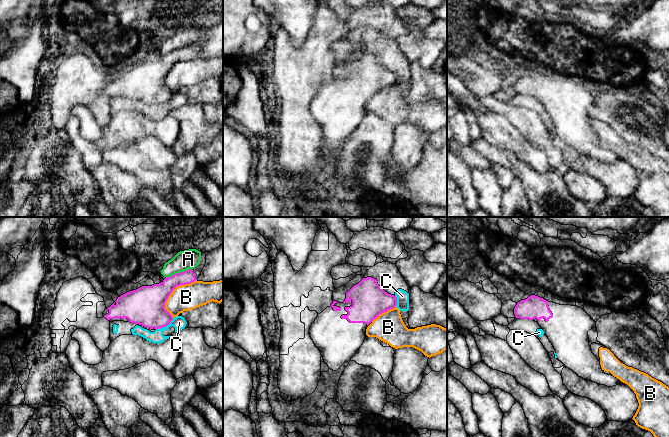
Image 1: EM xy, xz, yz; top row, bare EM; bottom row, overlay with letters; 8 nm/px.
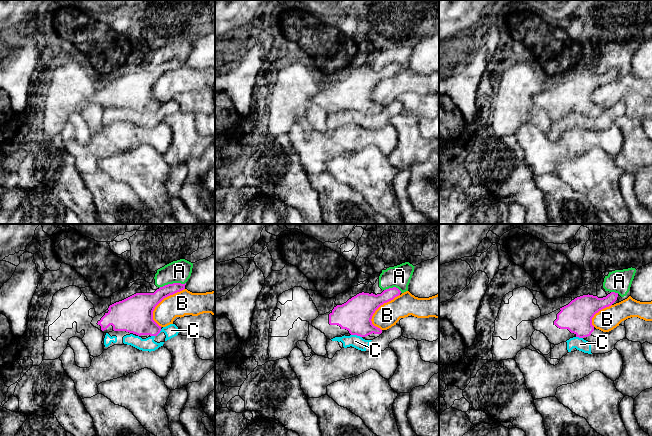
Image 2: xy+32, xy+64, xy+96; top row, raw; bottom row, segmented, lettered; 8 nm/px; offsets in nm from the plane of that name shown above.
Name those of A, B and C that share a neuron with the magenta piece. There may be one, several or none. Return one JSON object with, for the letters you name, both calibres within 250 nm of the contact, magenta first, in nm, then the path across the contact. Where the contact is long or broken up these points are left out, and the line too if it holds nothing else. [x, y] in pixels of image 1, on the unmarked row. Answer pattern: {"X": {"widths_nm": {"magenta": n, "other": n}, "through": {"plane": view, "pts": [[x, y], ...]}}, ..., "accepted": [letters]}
{"accepted": []}

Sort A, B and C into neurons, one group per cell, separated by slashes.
A / B / C

